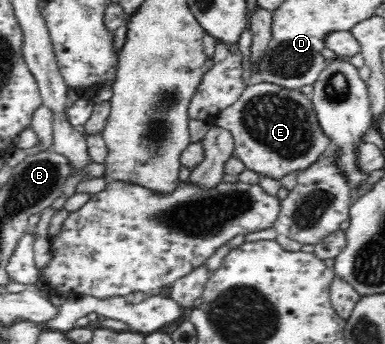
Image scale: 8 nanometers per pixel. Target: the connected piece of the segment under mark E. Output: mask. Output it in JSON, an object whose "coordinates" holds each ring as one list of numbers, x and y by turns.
{"coordinates":[[264,81,247,85,242,95,226,109,221,110,214,117,211,124,226,129,232,134,234,140,234,153,244,162,247,169,262,173,265,177,282,179,290,171,305,170,326,151,331,138,320,128,319,121,310,97,299,89,288,89,281,85,274,85]]}

